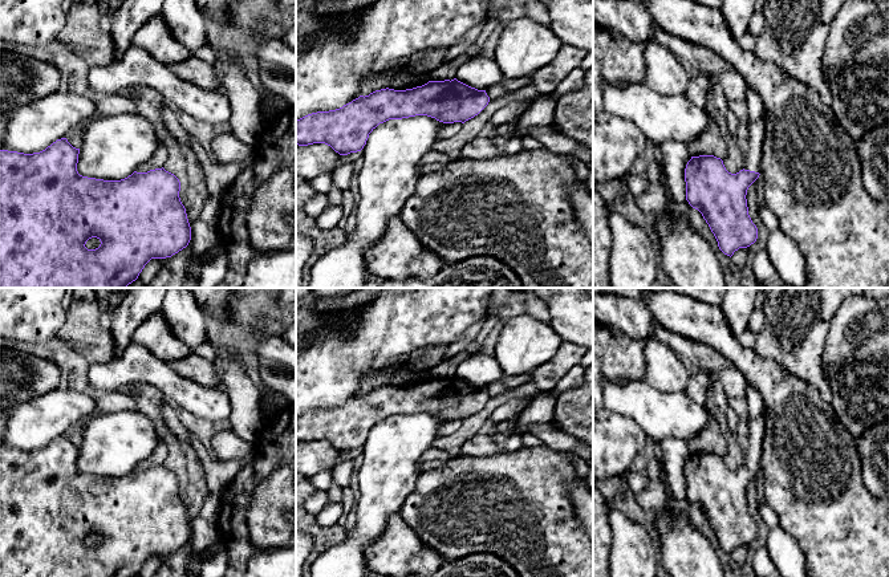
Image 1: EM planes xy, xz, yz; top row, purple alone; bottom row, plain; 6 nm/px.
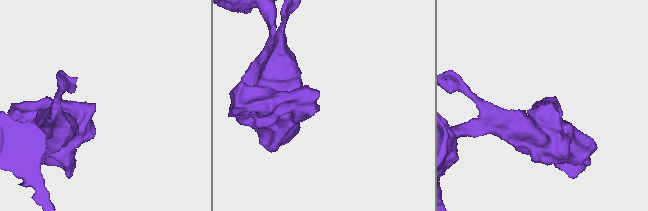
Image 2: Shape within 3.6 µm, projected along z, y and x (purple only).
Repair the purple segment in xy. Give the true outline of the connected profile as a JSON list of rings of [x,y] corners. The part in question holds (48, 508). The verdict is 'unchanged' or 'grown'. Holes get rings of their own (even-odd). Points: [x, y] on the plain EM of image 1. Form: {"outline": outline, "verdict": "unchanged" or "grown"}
{"outline": [[[66,435],[57,436],[40,450],[24,451],[0,447],[0,577],[137,577],[151,556],[166,556],[186,545],[191,537],[191,524],[186,505],[180,499],[179,476],[162,466],[147,470],[134,468],[121,478],[103,478],[82,474],[77,468],[80,446],[73,444]],[[97,535],[101,541],[88,546],[86,539]]], "verdict": "unchanged"}

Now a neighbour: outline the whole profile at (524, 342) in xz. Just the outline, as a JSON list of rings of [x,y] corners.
[[[524,313],[504,322],[494,355],[504,375],[519,375],[548,362],[560,344],[549,324]]]

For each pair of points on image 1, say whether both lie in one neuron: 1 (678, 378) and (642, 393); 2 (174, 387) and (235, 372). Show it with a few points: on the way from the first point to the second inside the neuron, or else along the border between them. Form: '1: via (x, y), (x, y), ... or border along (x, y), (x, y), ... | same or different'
1: border along (644, 380), (660, 390), (683, 393) | different
2: border along (223, 389), (230, 403), (228, 418) | different

